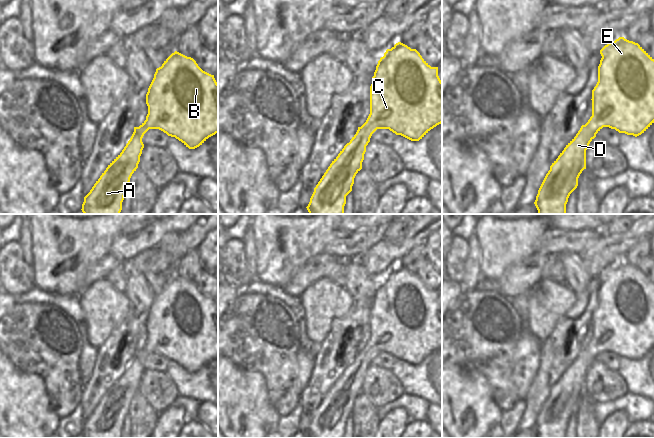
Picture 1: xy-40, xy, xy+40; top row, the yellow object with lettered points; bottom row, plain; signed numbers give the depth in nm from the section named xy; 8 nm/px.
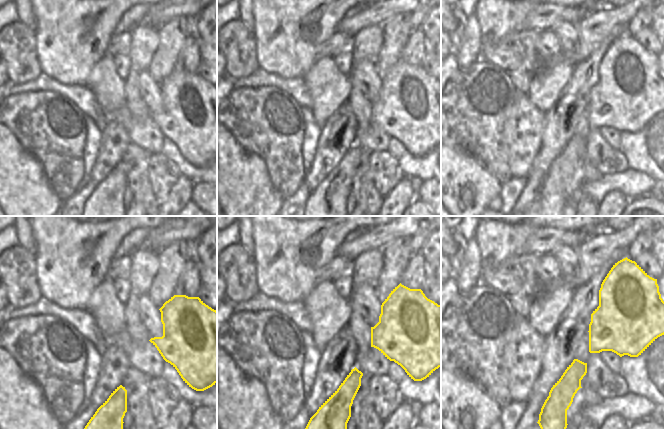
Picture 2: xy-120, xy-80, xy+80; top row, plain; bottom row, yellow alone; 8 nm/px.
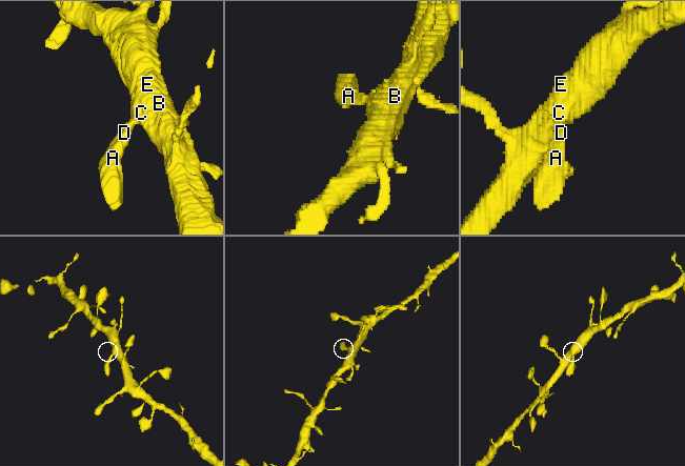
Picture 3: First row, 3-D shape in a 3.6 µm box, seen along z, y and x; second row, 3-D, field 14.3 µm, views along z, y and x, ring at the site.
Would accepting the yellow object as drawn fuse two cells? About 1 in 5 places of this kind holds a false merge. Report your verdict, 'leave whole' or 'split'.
leave whole

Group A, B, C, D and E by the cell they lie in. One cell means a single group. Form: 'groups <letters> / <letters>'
groups A B C D E

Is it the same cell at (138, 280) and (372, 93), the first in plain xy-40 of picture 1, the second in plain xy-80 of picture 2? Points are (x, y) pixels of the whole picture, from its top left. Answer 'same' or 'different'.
same

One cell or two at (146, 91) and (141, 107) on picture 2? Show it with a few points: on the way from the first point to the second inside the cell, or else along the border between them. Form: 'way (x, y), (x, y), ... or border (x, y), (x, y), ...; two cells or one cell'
border (138, 77), (138, 91), (150, 114); two cells

